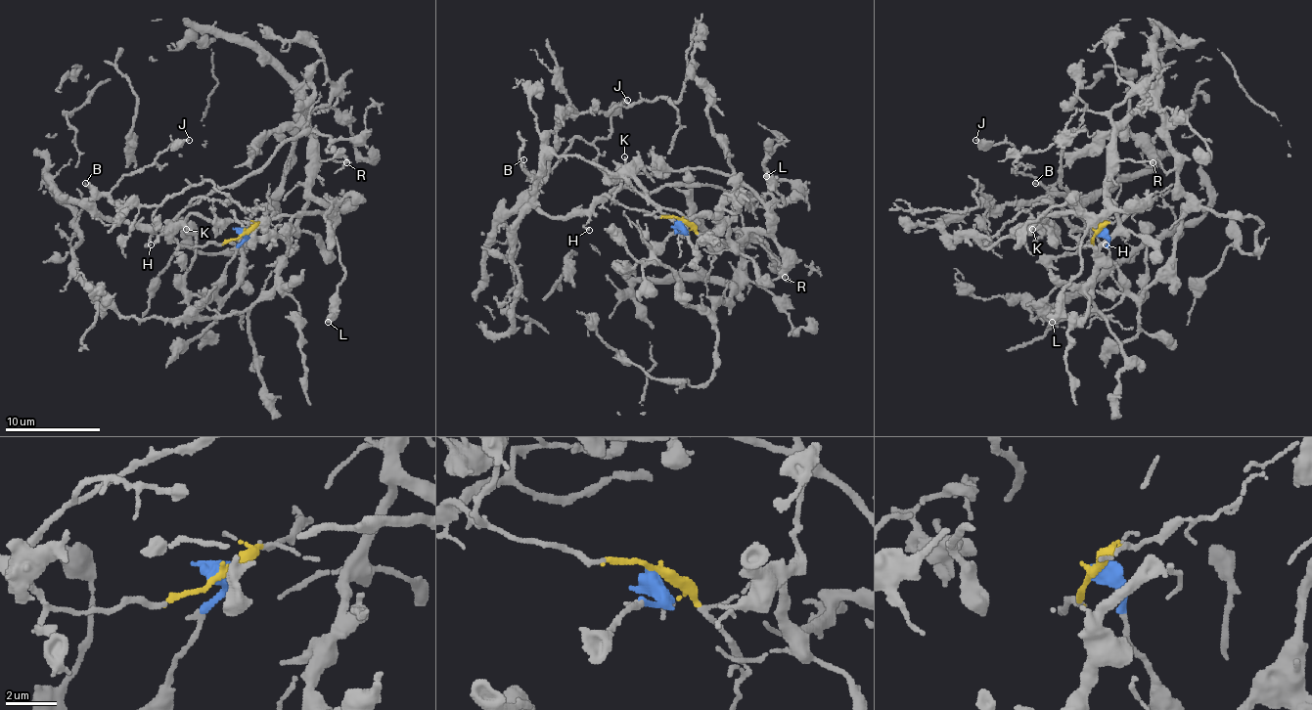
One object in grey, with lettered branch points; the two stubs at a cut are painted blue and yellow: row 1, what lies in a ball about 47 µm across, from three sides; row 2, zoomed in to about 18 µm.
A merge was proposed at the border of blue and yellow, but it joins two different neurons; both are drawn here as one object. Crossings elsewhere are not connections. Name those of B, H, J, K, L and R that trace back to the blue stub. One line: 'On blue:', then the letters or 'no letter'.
On blue: K, L, R

